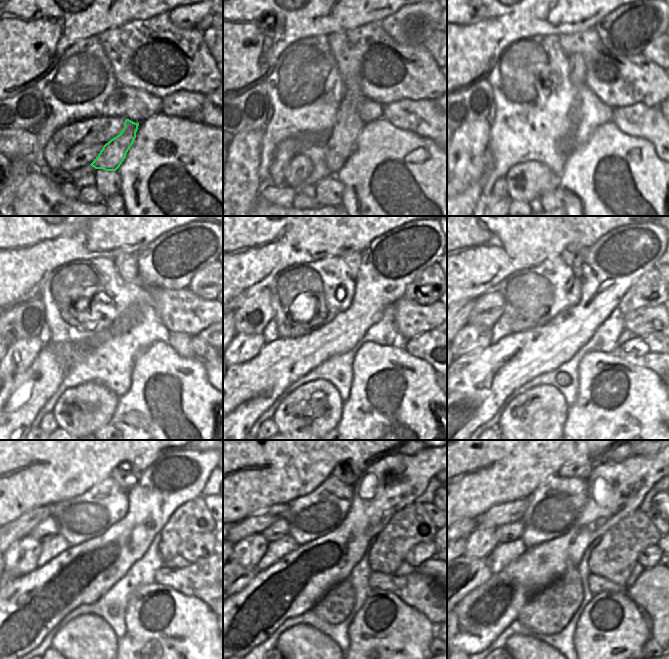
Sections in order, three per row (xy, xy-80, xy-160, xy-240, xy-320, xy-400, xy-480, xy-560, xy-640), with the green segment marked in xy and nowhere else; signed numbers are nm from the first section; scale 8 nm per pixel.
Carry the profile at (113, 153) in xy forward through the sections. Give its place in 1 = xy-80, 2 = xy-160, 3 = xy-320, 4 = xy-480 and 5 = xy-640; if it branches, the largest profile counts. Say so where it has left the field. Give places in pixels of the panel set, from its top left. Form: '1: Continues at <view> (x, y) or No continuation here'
1: Continues at xy-80 (348, 126)
2: Continues at xy-160 (577, 67)
3: Continues at xy-320 (352, 260)
4: Continues at xy-480 (124, 475)
5: Continues at xy-640 (570, 469).

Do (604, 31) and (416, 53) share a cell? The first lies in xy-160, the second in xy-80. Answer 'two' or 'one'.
two

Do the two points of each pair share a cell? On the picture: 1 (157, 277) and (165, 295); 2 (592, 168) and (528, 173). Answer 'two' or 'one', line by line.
1: two
2: two

